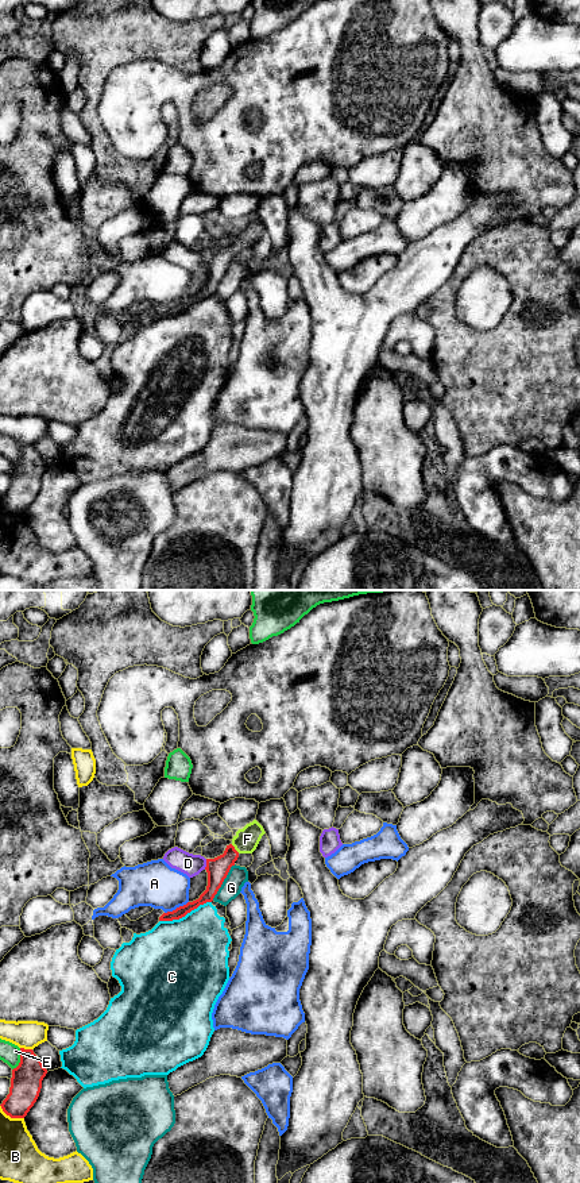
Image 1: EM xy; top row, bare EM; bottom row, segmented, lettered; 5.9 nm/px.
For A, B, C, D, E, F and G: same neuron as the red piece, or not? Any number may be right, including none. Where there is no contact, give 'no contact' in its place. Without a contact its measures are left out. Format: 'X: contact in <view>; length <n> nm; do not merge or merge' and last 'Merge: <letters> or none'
A: contact in xy; length 160 nm; do not merge
B: contact in xy; length 170 nm; do not merge
C: contact in xy; length 340 nm; do not merge
D: contact in xy; length 70 nm; do not merge
E: contact in xy; length 140 nm; do not merge
F: contact in xy; length 80 nm; merge
G: contact in xy; length 260 nm; do not merge
Merge: F

